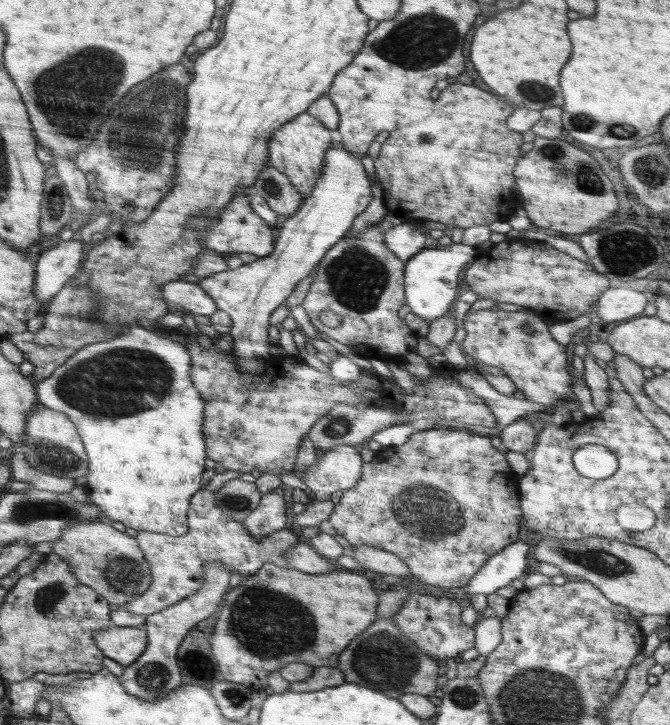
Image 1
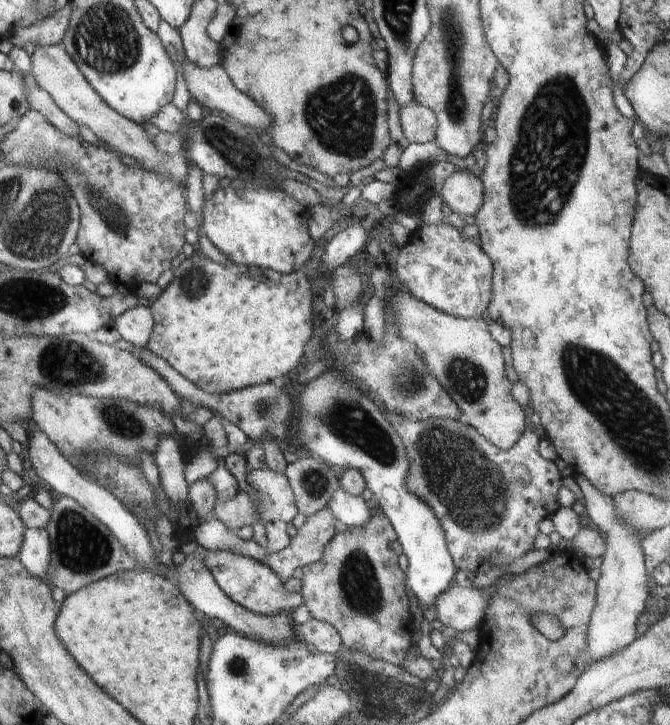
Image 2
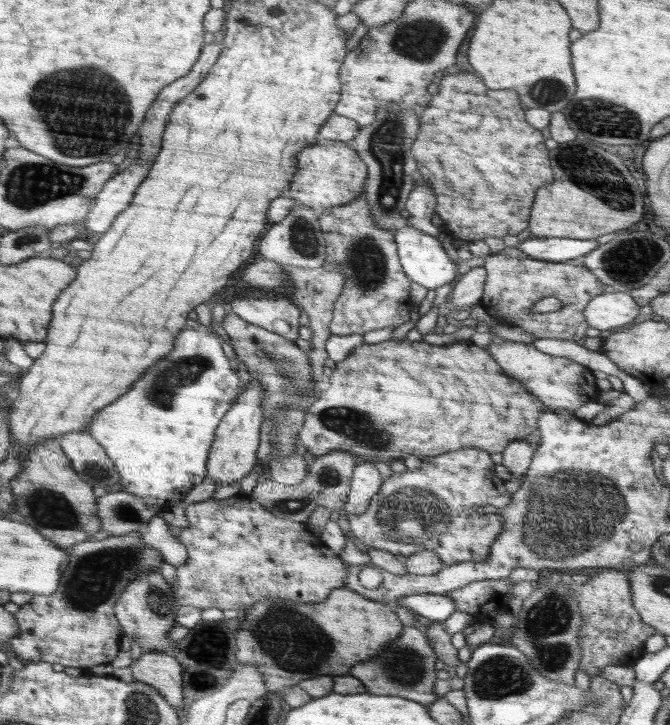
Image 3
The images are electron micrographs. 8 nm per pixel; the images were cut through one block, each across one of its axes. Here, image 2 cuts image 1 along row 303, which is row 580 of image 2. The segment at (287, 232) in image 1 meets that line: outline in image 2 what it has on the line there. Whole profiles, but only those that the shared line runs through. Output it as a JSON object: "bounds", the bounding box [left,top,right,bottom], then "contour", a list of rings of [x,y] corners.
{"bounds":[204,550,304,616],"contour":[[[209,550],[204,556],[204,564],[206,568],[212,572],[214,580],[222,589],[222,592],[231,598],[235,603],[247,608],[250,612],[262,616],[272,616],[274,612],[290,612],[292,613],[298,606],[302,605],[304,598],[300,592],[292,594],[284,588],[285,582],[272,568],[268,568],[265,563],[257,560],[232,554],[232,552],[223,550]]]}

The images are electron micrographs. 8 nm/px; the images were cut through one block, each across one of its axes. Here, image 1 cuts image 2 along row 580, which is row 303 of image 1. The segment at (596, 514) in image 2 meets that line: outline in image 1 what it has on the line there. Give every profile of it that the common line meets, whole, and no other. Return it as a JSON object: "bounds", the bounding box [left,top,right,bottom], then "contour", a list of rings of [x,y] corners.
{"bounds":[594,286,648,323],"contour":[[[627,286],[626,288],[610,288],[597,300],[598,310],[594,314],[602,323],[622,322],[643,314],[648,304],[643,288]]]}

